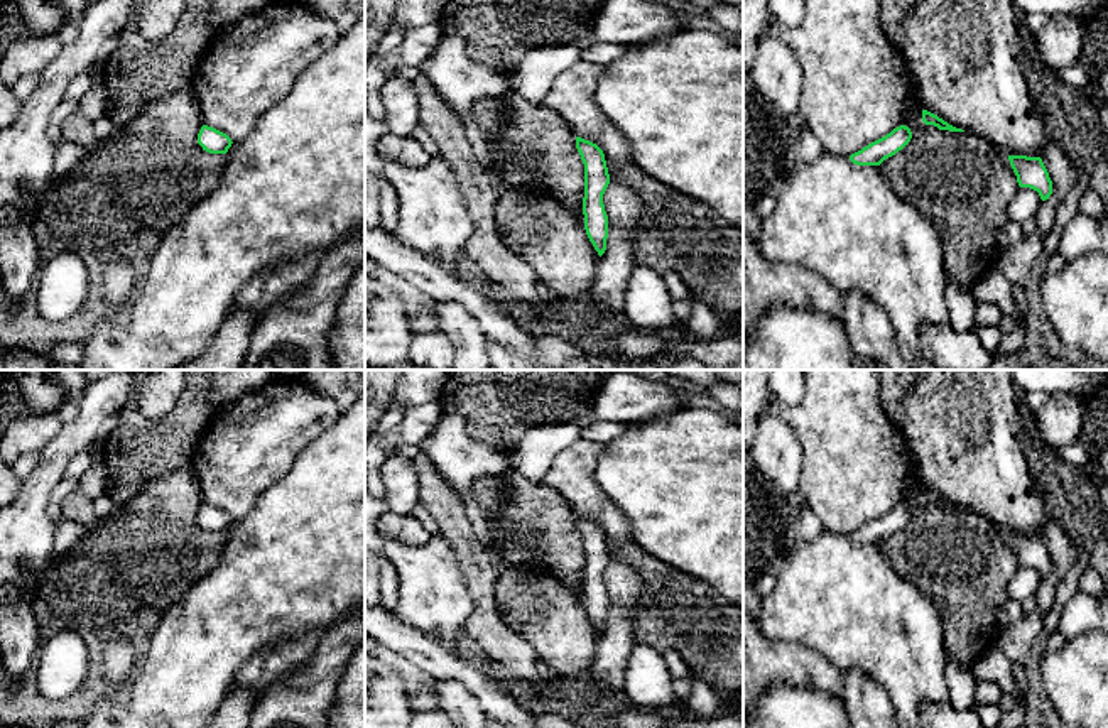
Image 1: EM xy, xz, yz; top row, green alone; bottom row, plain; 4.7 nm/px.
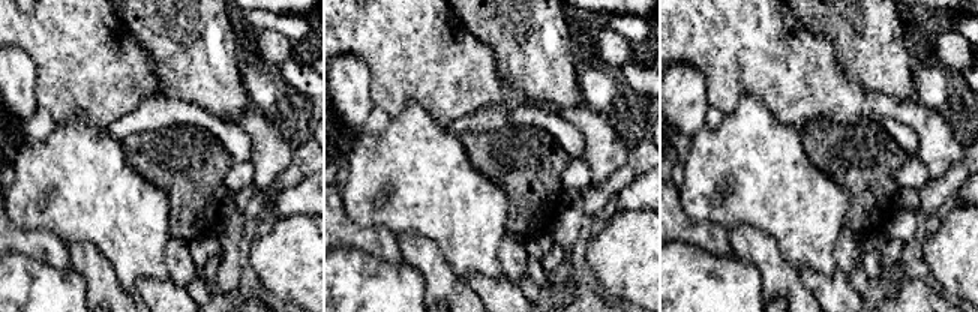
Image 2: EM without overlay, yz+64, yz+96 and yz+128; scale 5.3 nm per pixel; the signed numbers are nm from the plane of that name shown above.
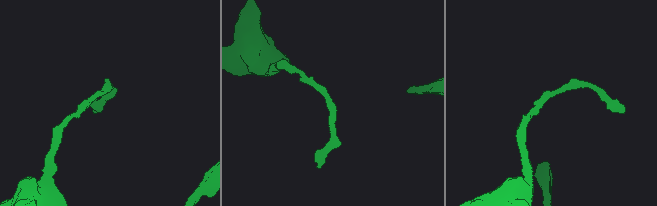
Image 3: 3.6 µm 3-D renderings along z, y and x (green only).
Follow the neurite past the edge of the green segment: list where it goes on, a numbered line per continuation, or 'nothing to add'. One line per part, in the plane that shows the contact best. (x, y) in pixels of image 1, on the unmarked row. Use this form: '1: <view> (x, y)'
nothing to add

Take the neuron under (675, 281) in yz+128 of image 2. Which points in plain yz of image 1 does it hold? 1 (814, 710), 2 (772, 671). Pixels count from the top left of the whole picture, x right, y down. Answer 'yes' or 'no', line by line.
1: yes
2: no

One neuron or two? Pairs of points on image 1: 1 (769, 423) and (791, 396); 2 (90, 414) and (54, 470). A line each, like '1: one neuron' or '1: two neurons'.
1: two neurons
2: one neuron

